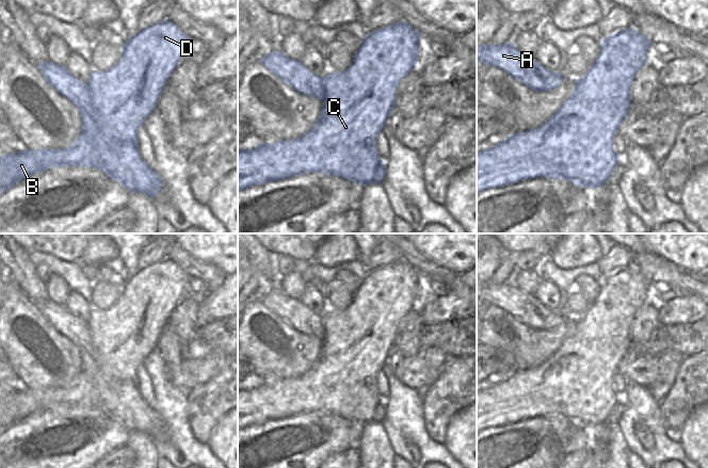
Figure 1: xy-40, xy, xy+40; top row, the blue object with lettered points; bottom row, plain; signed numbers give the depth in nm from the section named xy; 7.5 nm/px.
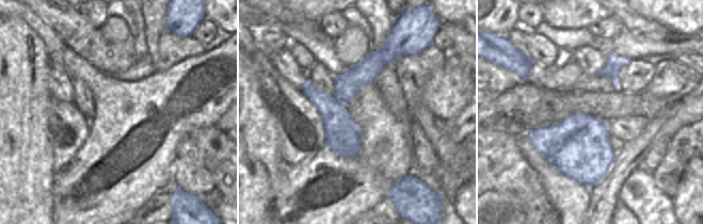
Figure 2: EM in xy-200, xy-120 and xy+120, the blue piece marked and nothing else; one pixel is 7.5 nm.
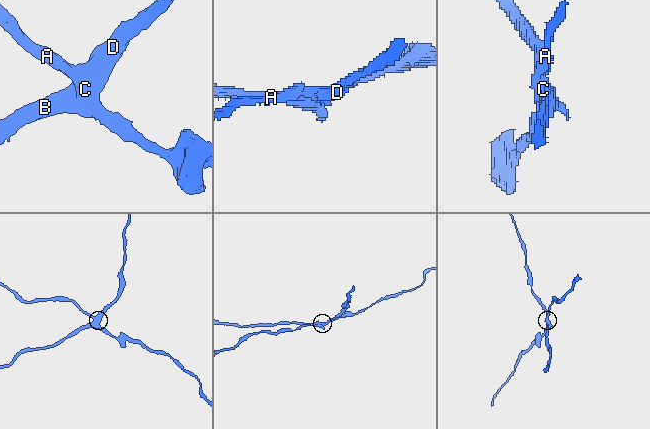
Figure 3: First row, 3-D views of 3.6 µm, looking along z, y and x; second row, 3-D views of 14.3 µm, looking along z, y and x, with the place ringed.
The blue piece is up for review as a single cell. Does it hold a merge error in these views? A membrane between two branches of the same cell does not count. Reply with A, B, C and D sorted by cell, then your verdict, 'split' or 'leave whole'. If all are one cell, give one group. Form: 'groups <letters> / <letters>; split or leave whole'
groups A / B C D; split

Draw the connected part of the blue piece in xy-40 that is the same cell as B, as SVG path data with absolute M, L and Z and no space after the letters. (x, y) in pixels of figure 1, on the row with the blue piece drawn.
M80 135L62 149L23 149L0 156L0 194L36 173L58 166L90 166L101 171L104 165L86 135Z

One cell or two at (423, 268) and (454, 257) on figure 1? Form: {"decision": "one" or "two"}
{"decision": "two"}

